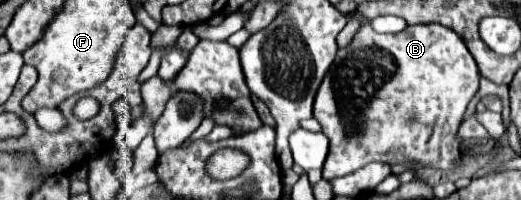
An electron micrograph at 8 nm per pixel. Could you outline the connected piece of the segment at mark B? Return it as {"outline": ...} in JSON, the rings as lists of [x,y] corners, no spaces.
{"outline":[[[363,20],[363,26],[353,42],[337,52],[337,58],[315,96],[313,118],[321,124],[323,134],[329,138],[323,178],[335,180],[371,162],[395,166],[417,160],[423,168],[455,168],[461,144],[457,140],[457,130],[463,120],[465,106],[477,92],[477,84],[477,64],[463,38],[451,28],[441,24],[419,24],[407,26],[397,34],[379,34],[371,30],[367,20]]]}

